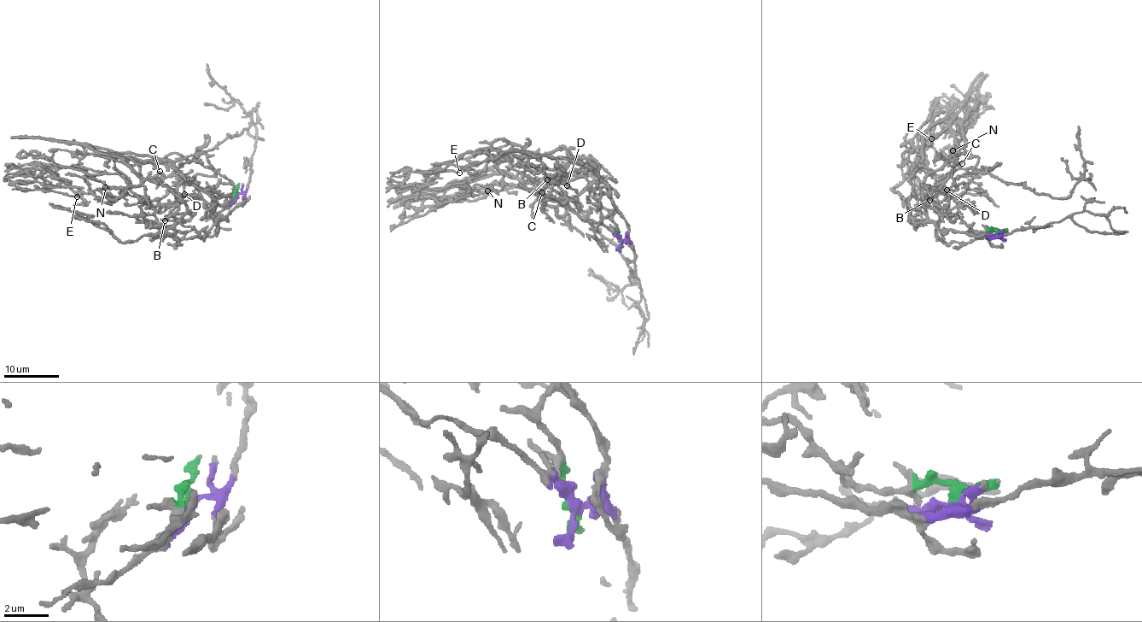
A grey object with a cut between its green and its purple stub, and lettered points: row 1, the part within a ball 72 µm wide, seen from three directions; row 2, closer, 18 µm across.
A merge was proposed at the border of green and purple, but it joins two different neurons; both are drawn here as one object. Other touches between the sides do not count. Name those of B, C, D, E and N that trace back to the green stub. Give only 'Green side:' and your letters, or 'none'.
Green side: B, C, D, E, N

